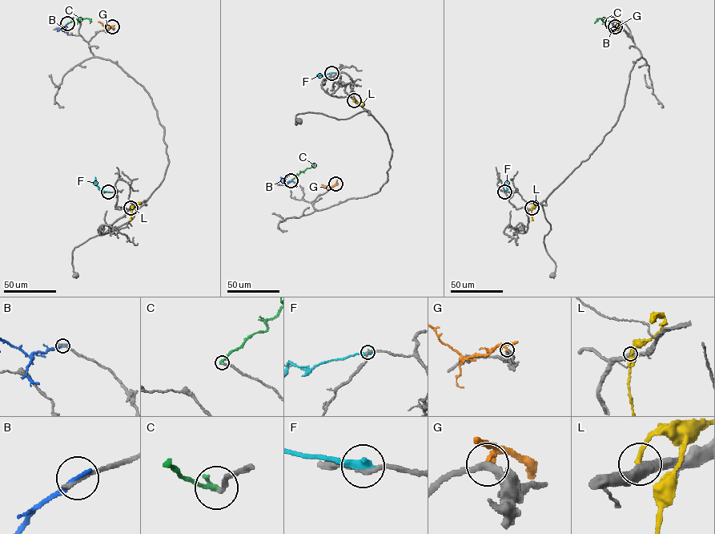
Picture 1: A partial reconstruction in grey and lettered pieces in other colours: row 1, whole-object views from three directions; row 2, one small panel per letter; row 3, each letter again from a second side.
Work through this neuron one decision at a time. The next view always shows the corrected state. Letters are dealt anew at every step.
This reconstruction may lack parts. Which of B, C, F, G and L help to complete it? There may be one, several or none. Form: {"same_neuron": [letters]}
{"same_neuron": []}

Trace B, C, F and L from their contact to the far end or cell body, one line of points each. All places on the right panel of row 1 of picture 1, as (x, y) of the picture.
B: (612, 22), (620, 32)
C: (612, 23), (607, 19), (599, 18), (594, 23)
F: (504, 192), (507, 189), (506, 177)
L: (532, 208), (532, 220)

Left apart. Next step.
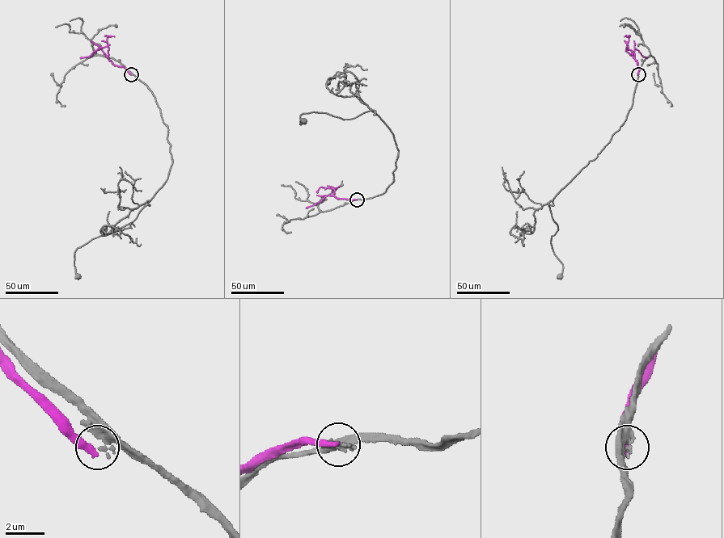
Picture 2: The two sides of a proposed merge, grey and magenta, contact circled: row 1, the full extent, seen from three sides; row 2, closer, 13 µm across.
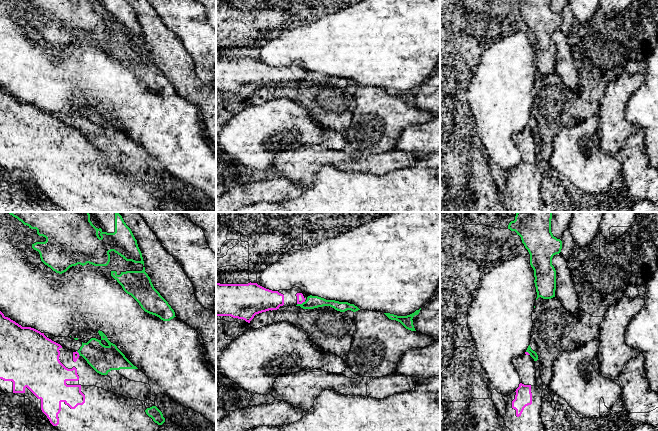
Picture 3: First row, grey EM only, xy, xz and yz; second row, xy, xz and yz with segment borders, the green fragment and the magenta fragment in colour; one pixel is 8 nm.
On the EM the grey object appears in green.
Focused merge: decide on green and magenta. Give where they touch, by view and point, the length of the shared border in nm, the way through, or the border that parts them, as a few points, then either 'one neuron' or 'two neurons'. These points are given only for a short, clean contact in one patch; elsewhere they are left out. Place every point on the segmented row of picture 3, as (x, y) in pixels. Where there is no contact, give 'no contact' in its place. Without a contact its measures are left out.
meets green in xz at (302, 303); contact 80 nm long; border along xz (305, 301), (297, 304); two neurons

